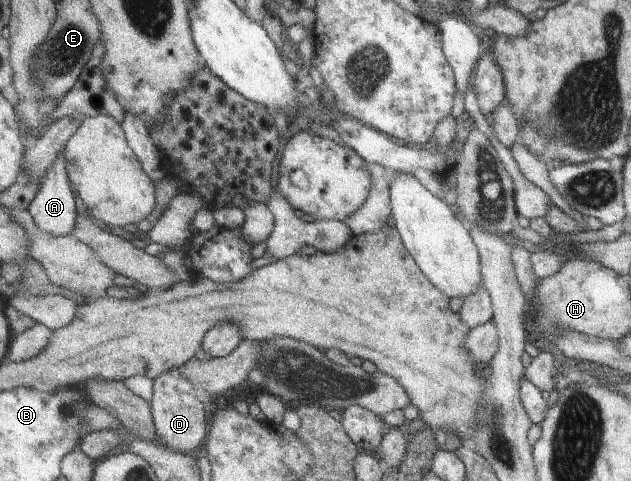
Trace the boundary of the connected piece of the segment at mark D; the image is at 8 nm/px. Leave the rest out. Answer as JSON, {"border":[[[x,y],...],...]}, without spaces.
{"border":[[[179,368],[165,372],[154,380],[154,398],[151,401],[159,441],[179,453],[193,453],[207,439],[207,413],[204,397],[197,393],[192,383],[179,373]]]}

